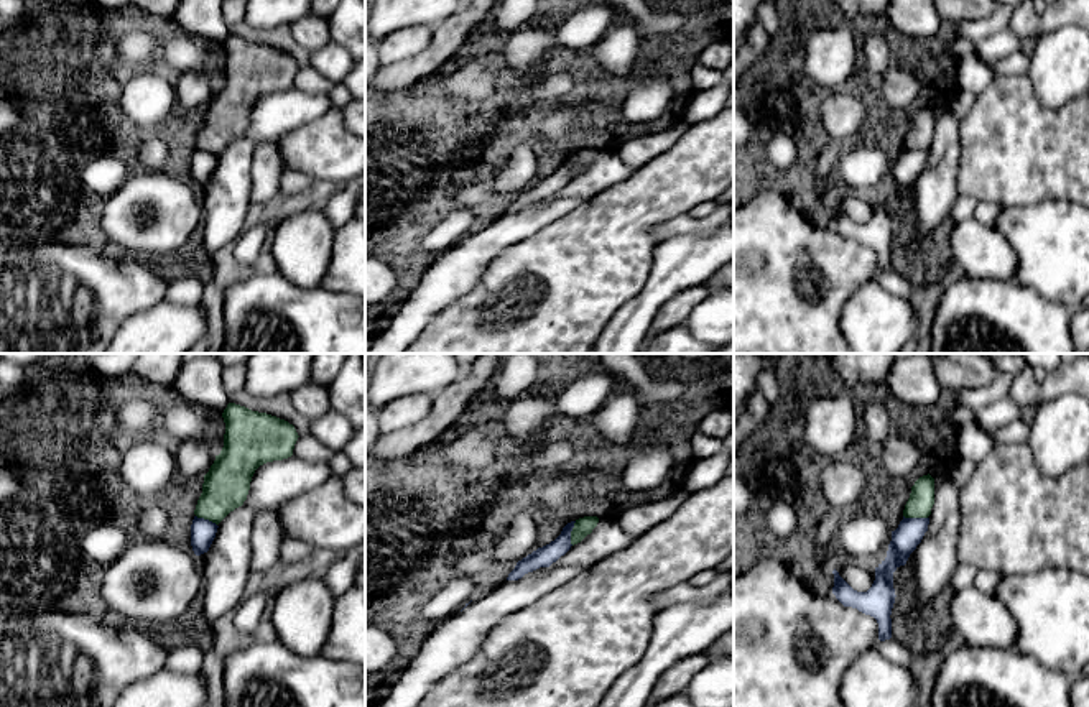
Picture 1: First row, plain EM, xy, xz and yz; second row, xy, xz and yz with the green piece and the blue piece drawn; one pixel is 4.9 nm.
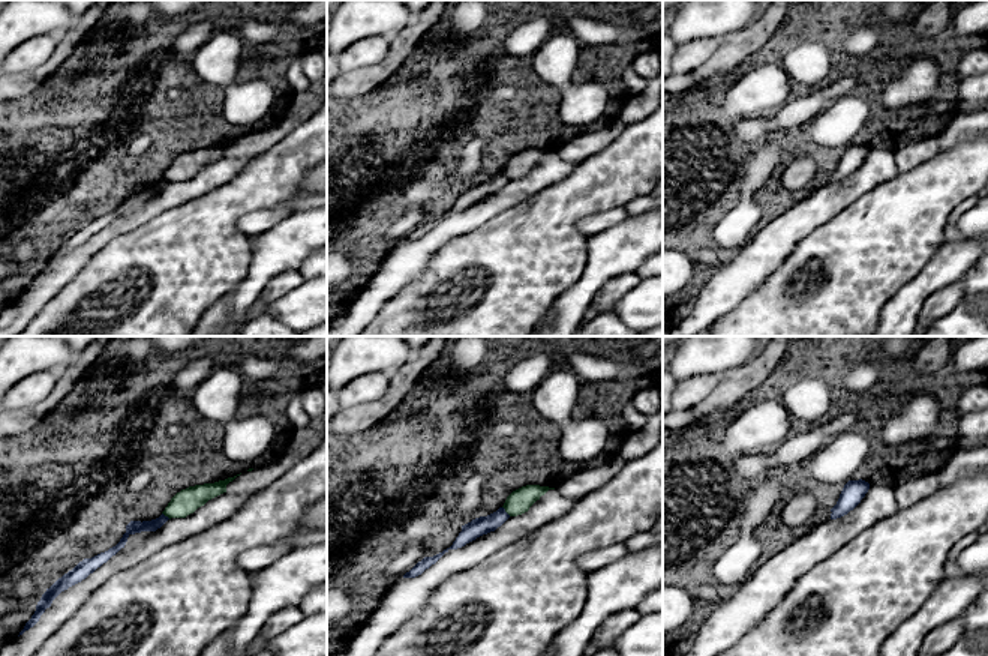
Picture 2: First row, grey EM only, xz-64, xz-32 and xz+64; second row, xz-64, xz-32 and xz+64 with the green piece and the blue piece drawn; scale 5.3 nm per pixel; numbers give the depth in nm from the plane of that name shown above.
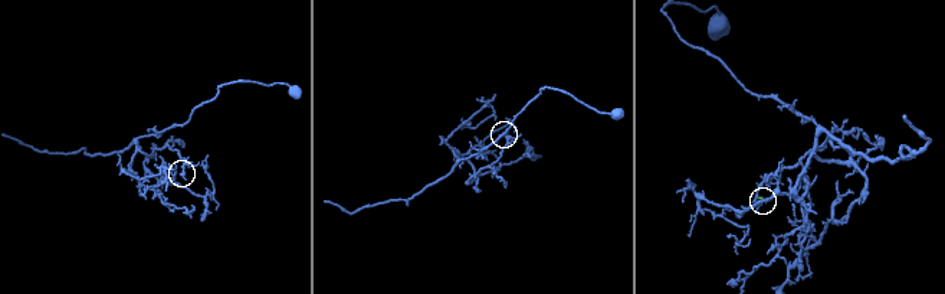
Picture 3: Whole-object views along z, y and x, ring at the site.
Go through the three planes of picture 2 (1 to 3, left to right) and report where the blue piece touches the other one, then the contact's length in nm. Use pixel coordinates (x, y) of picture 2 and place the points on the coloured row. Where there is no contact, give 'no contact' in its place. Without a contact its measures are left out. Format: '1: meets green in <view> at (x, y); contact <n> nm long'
1: meets green in xz-64 at (167, 515); contact 60 nm long
2: meets green in xz-32 at (505, 511); contact 70 nm long
3: no contact

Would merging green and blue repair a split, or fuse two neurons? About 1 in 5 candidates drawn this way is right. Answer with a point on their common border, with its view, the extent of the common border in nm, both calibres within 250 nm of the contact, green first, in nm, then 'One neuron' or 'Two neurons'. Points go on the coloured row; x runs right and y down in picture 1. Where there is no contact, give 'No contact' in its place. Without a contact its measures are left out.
Touches green at xz (571, 533). Shared border 120 nm. Thickness 90 nm (green) against 100 nm. Two neurons

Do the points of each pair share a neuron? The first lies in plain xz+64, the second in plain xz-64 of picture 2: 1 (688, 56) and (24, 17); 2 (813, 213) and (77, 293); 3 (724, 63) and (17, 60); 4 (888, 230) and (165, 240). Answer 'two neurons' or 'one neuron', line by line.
1: two neurons
2: two neurons
3: two neurons
4: one neuron

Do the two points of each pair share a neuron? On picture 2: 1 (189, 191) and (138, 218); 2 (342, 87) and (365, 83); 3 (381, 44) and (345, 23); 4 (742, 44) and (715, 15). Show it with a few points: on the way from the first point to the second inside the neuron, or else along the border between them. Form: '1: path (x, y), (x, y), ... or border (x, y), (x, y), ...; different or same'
1: path (177, 192), (150, 210); same
2: path (348, 84), (359, 83); same
3: border (392, 35), (368, 36), (353, 42), (342, 53); different
4: border (757, 15), (747, 24), (720, 38); different

